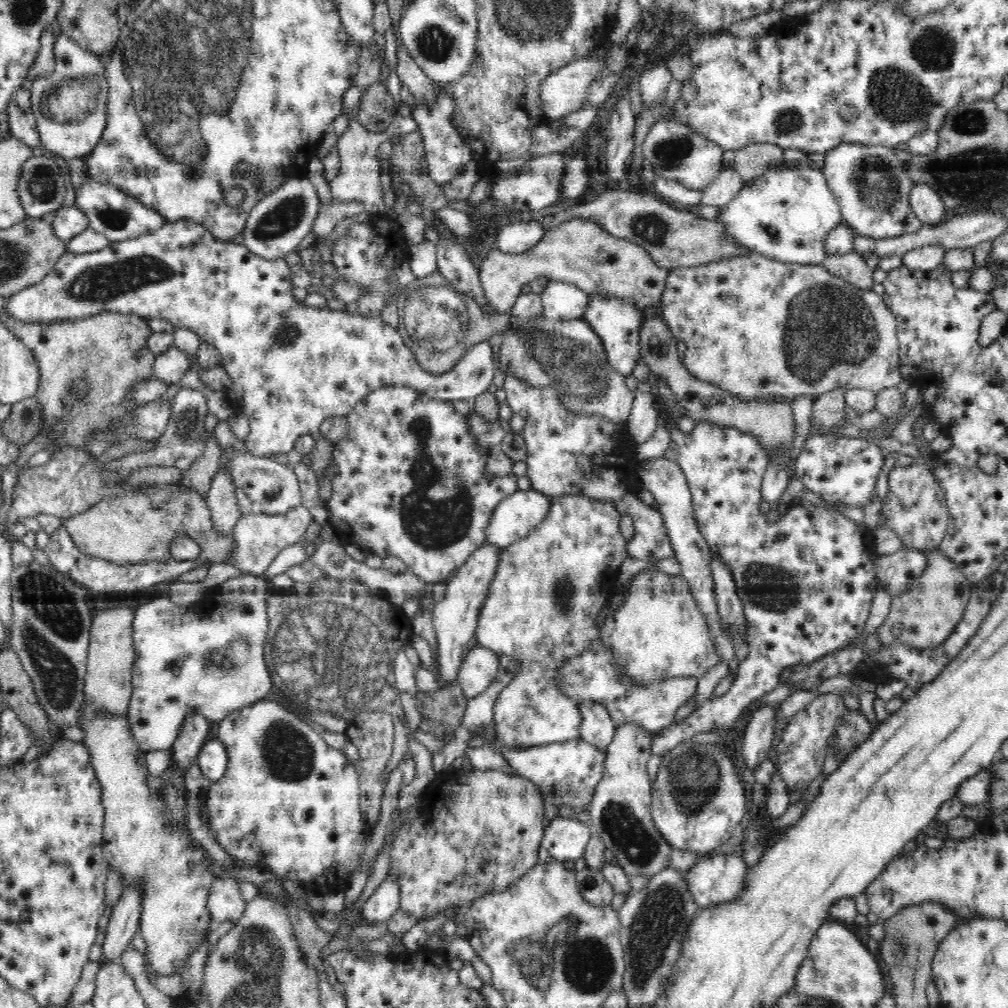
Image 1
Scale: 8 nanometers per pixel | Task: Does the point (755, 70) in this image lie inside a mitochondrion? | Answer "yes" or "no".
no

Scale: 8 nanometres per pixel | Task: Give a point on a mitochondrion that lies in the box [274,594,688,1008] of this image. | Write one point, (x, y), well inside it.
(586, 964)

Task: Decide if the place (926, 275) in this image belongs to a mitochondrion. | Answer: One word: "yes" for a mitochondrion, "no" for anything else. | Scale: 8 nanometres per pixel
no

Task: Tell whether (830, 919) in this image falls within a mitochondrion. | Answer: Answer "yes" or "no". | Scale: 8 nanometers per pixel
no

